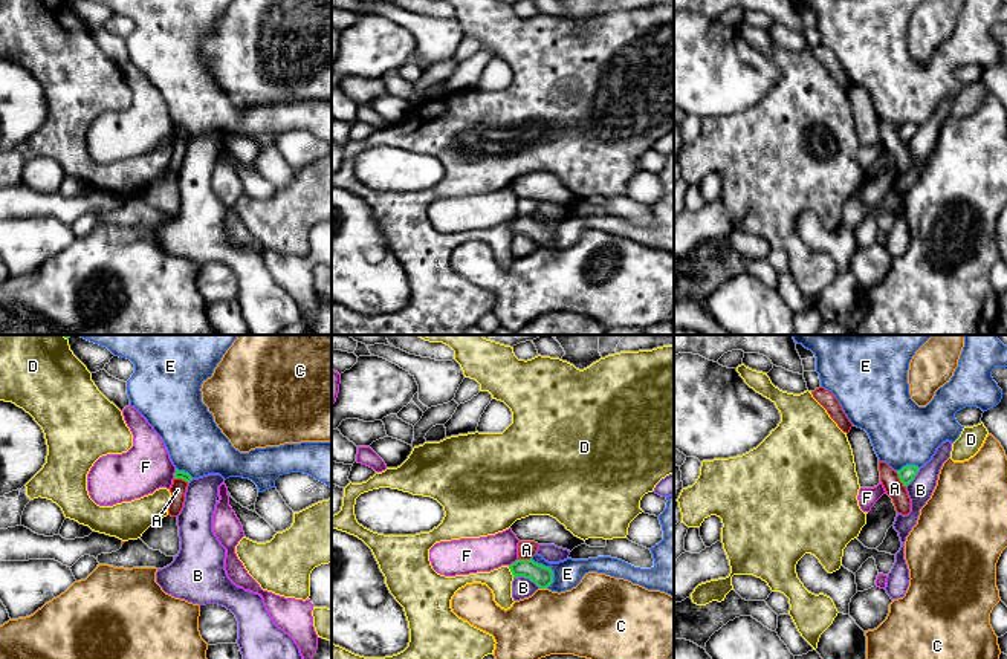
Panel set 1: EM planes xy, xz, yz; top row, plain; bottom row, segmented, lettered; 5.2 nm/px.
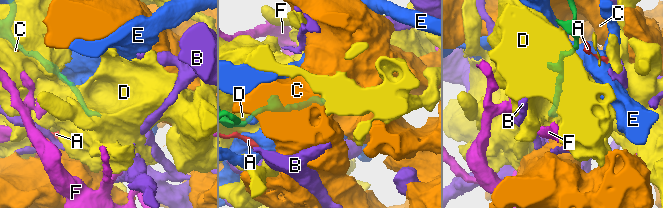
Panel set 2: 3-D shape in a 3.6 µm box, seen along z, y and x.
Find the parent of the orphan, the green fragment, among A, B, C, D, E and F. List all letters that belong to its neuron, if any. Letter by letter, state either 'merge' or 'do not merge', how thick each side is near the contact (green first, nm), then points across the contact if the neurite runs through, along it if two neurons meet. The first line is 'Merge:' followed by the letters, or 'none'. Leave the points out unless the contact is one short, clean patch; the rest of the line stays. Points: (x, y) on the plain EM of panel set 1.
Merge: F
A: do not merge; 90 nm thick on the green side, 100 nm on the other; border along yz (896, 129), (905, 144)
B: do not merge; 110 nm thick on the green side, 110 nm on the other
C: do not merge; 110 nm thick on the green side, 340 nm on the other; border along xz (540, 245), (546, 246)
D: do not merge; 110 nm thick on the green side, 130 nm on the other
E: do not merge; 110 nm thick on the green side, 150 nm on the other
F: merge; 50 nm thick on the green side, 260 nm on the other

